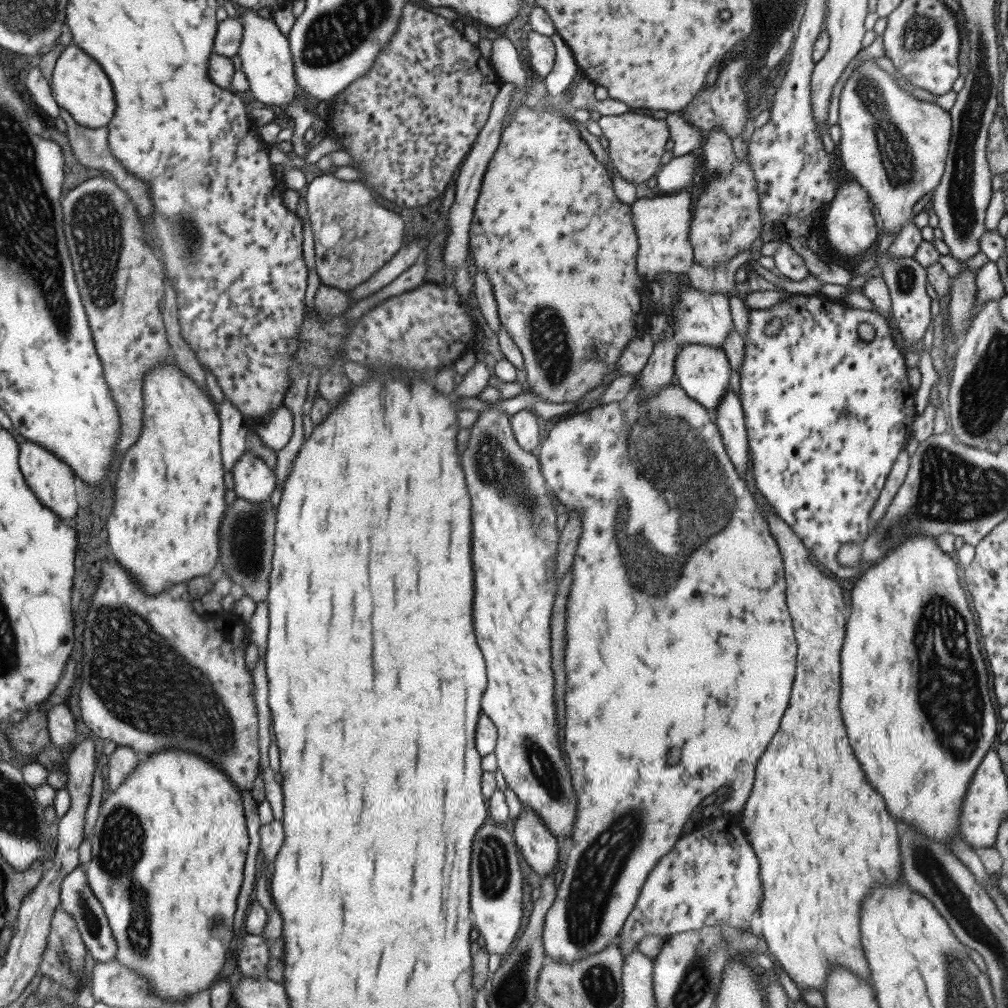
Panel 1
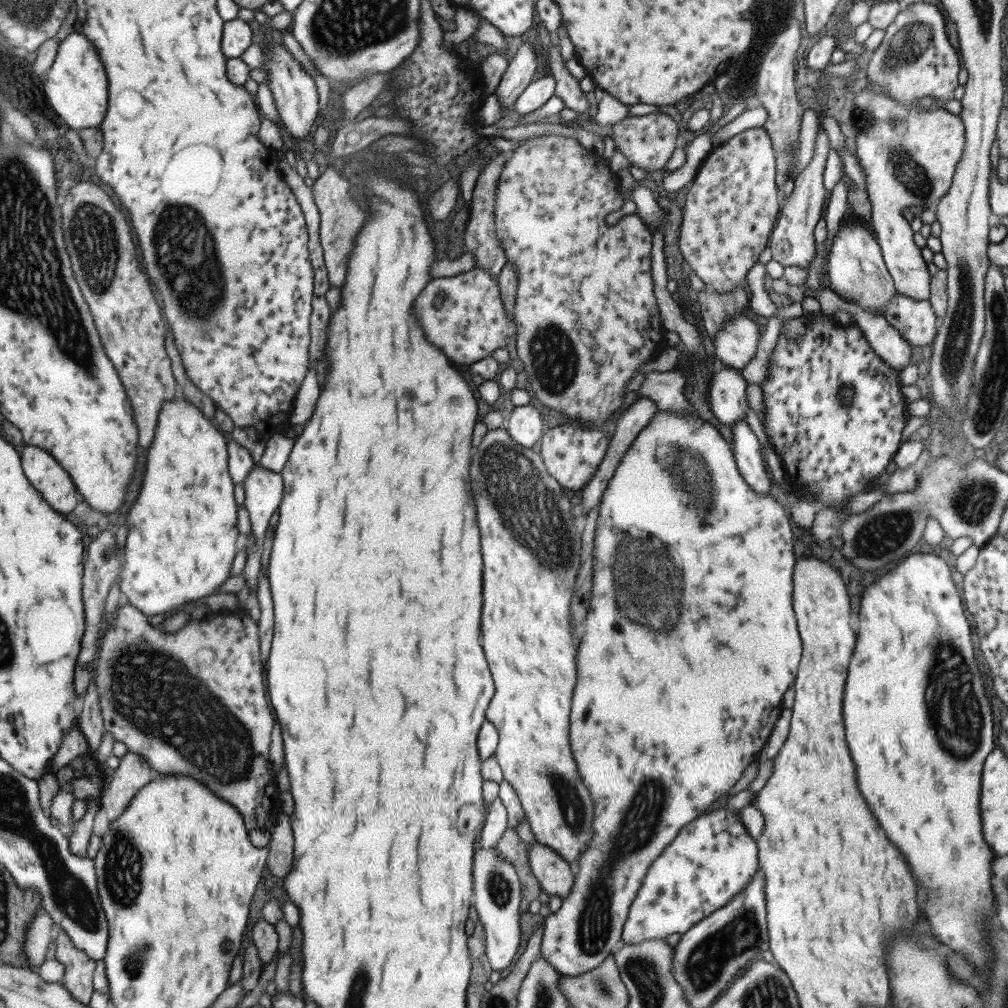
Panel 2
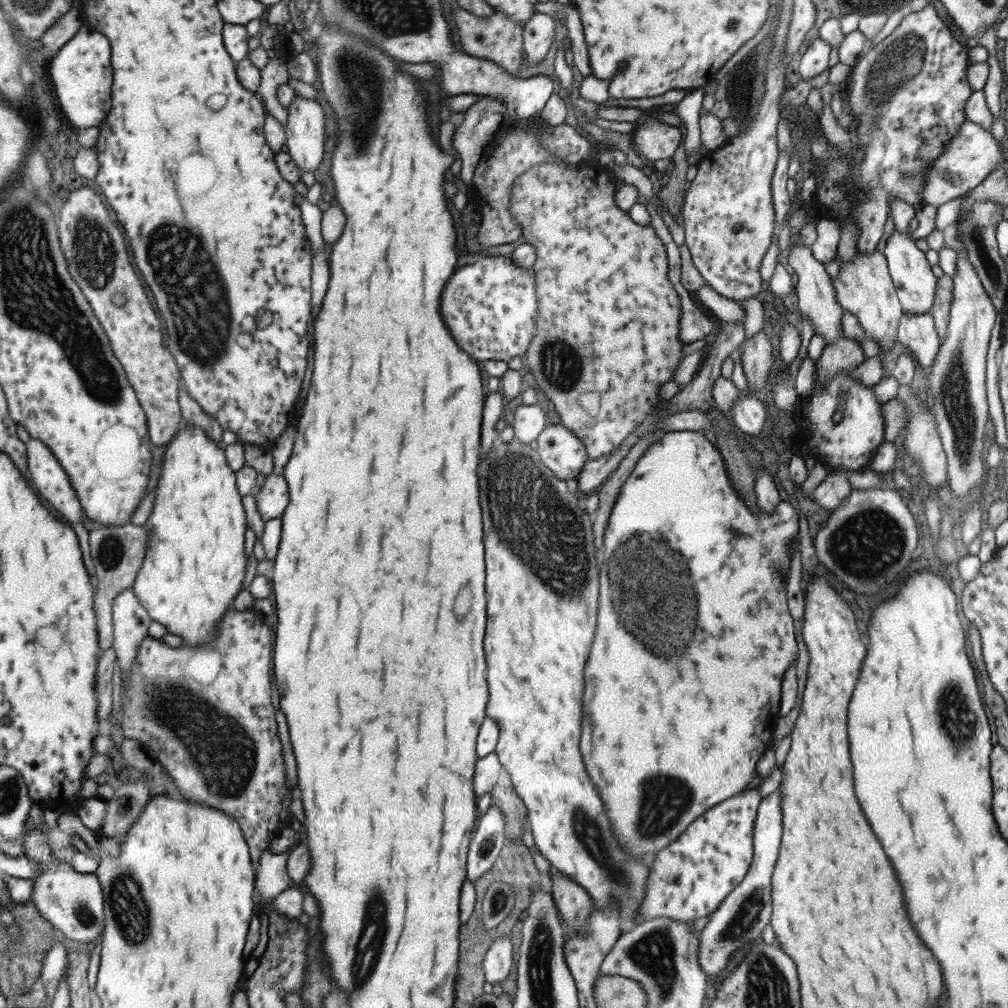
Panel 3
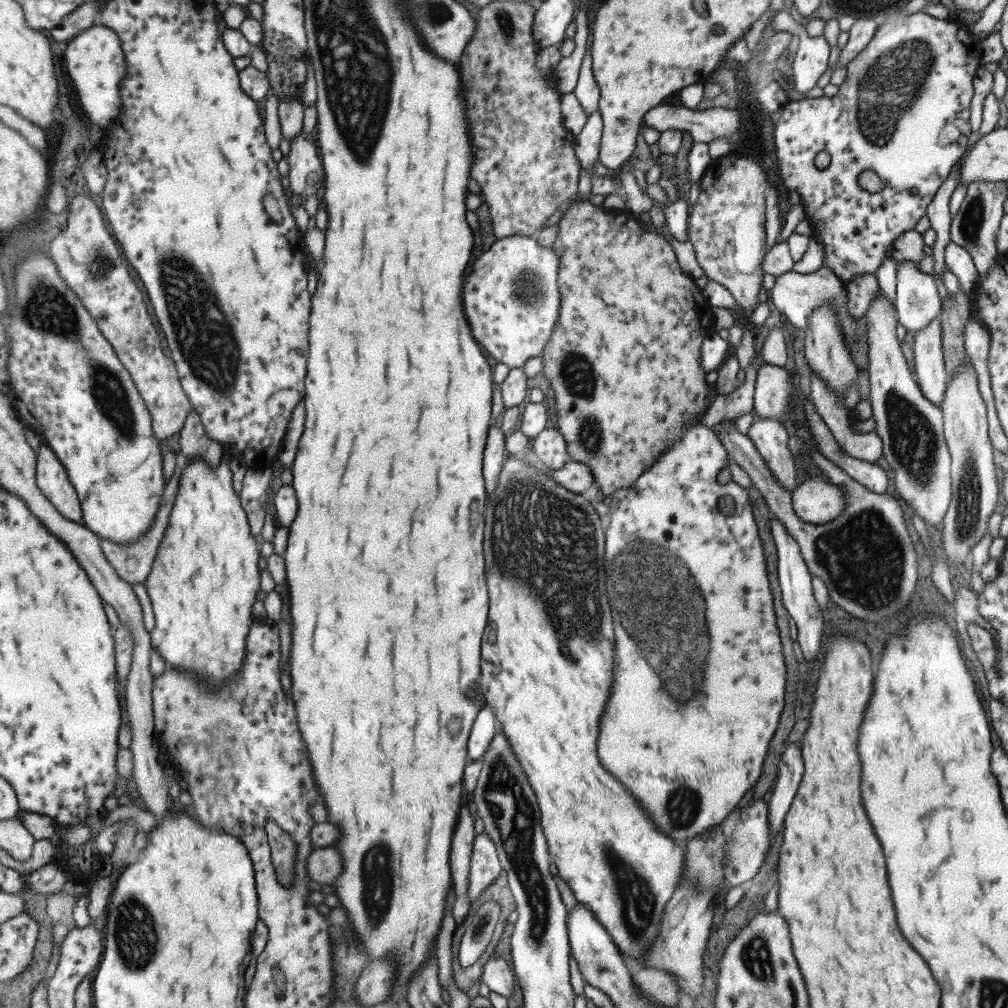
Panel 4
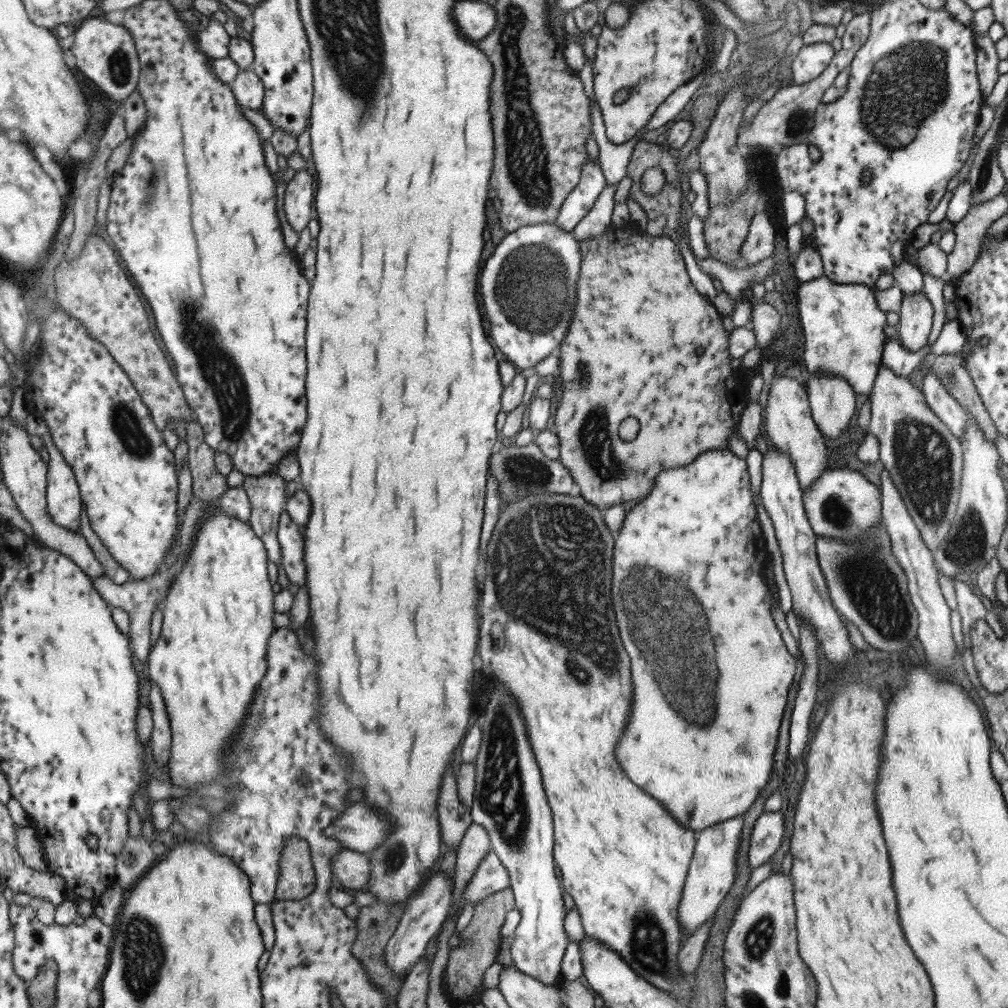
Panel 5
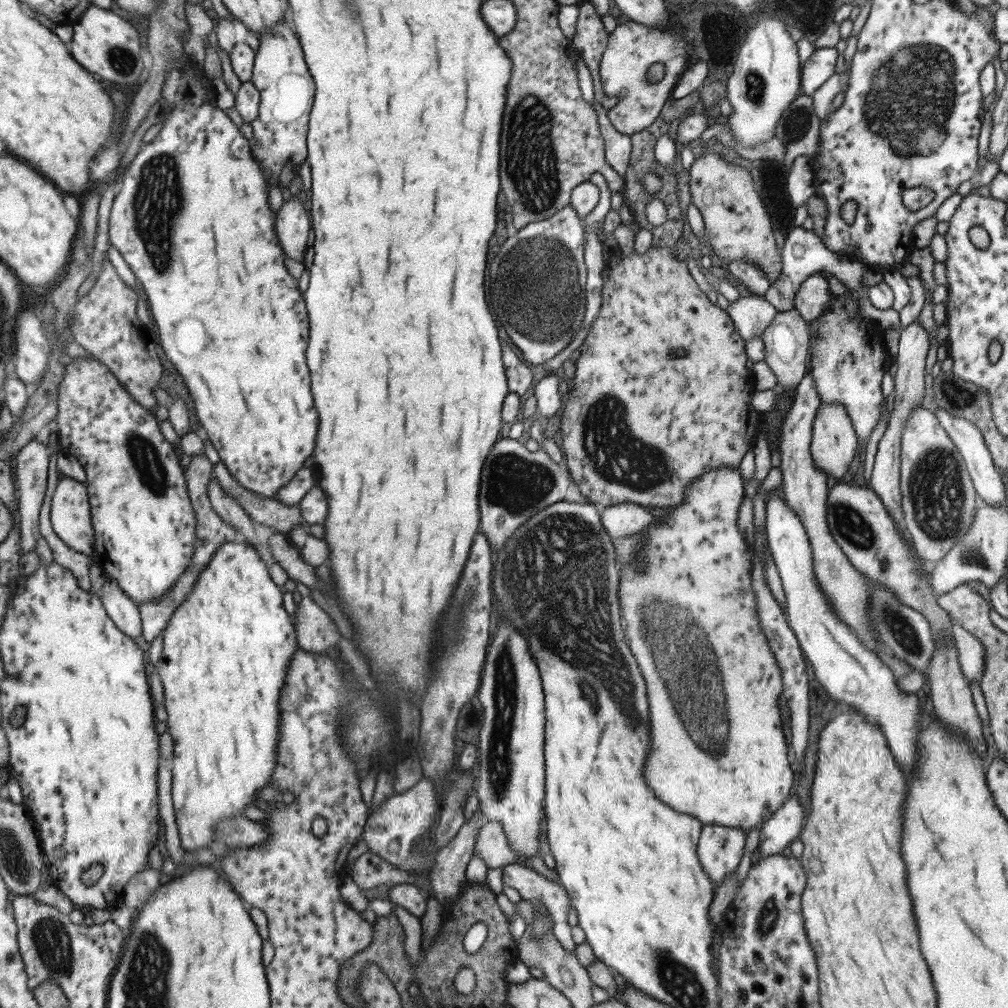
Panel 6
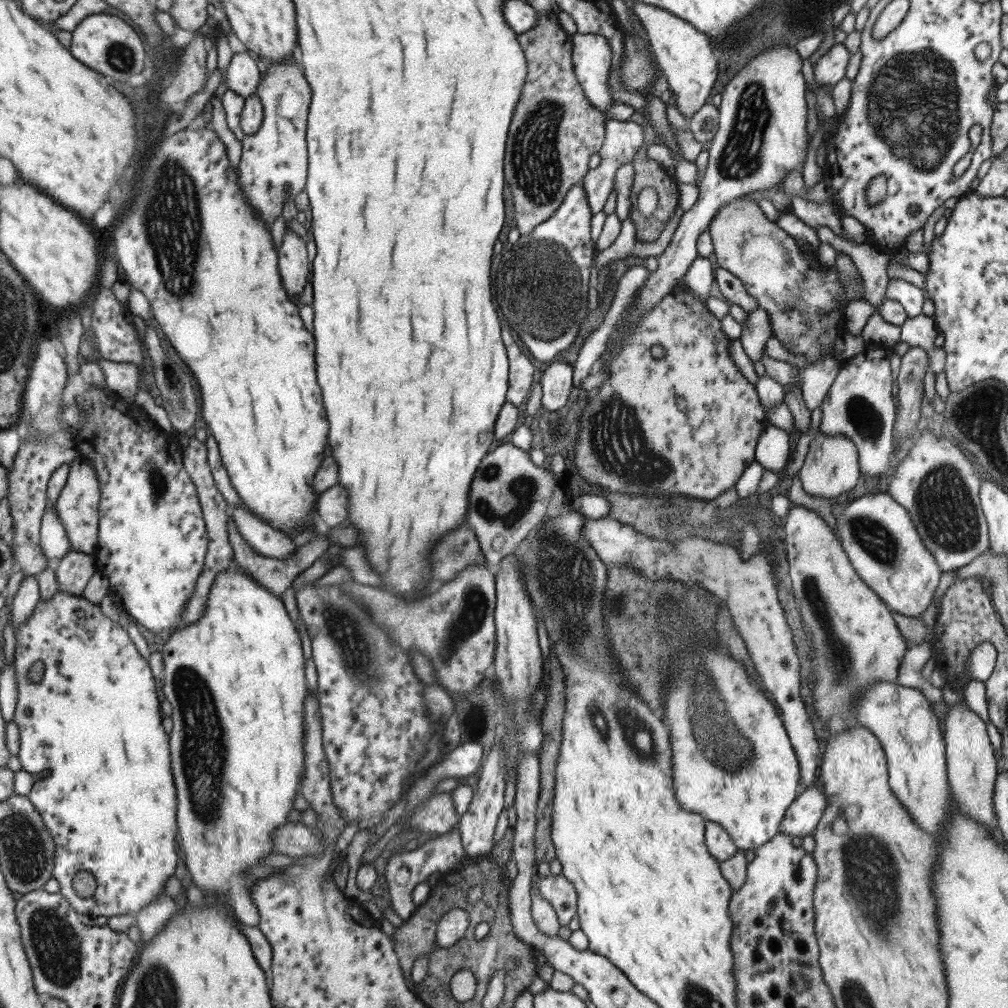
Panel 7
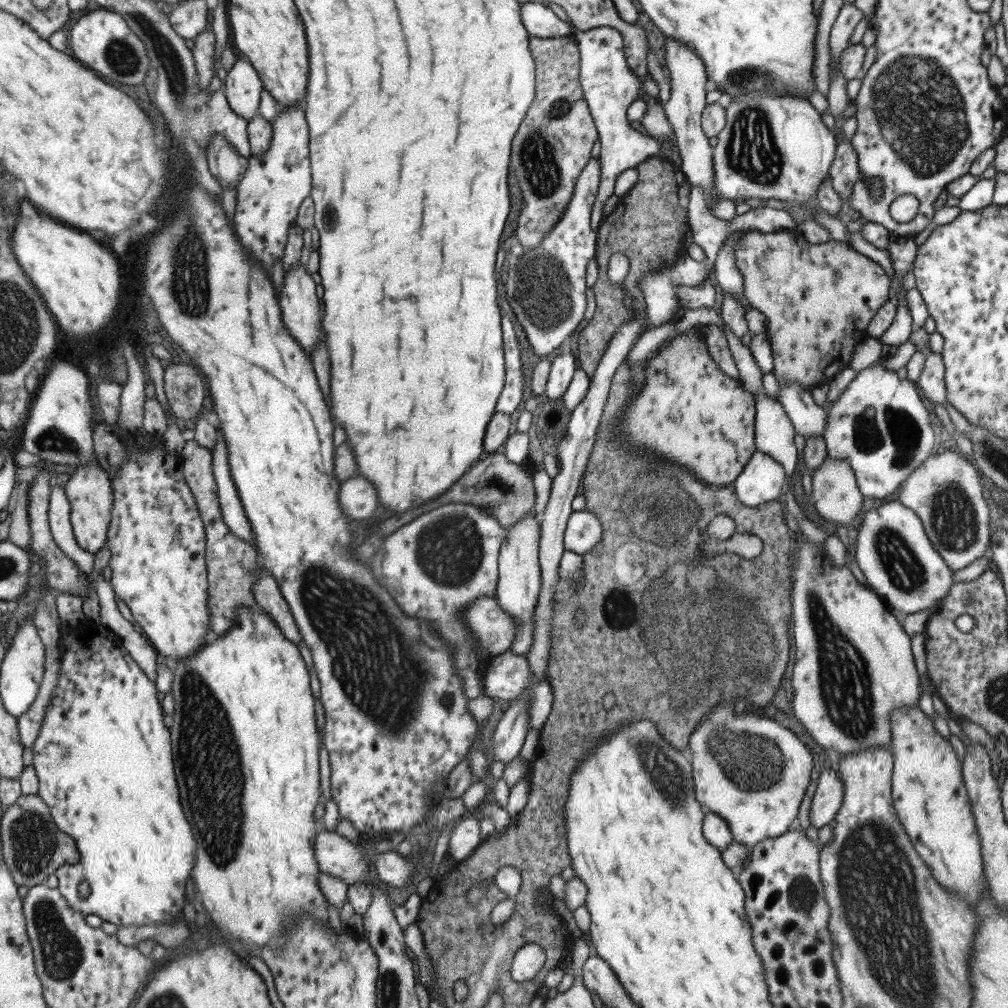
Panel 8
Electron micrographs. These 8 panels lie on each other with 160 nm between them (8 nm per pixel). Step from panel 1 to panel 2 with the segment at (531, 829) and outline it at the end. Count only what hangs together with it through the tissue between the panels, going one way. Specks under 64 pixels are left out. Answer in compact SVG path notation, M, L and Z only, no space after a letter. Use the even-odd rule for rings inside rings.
M537 841L528 846L527 855L530 871L541 890L544 890L549 896L559 896L561 900L566 894L569 894L573 884L571 864L559 858L547 846L541 846Z

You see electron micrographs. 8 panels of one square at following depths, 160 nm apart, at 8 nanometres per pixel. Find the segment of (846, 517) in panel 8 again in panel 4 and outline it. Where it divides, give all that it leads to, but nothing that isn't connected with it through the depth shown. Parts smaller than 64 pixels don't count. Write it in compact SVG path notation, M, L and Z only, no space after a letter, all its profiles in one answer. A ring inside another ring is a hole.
M829 304L819 306L813 310L813 314L806 318L804 330L804 358L809 370L815 372L815 376L825 383L838 397L844 400L843 408L851 412L855 404L860 401L857 385L857 369L853 364L848 348L842 339L843 335L838 325L838 318L833 314L833 308Z

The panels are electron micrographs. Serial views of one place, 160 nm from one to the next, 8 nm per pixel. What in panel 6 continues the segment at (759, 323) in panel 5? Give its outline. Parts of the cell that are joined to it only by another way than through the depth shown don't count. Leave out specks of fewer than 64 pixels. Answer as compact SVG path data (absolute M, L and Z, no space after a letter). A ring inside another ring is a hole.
M794 309L778 312L772 323L763 329L760 338L764 348L764 361L773 375L775 375L777 388L789 392L793 390L807 372L807 360L810 346L809 322L803 320Z

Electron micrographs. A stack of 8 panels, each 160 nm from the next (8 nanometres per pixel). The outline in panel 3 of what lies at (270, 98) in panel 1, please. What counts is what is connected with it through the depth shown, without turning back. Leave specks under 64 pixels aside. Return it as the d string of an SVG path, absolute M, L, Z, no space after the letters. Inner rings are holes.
M295 95L286 108L284 144L300 175L306 170L313 172L323 156L325 118L320 102Z

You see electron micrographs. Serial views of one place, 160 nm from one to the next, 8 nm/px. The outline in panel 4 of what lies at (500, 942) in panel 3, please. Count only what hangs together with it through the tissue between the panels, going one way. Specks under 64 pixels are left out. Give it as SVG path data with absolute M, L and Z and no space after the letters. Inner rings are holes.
M492 954L484 962L480 982L485 984L489 991L507 998L513 994L516 980L507 962L498 955Z

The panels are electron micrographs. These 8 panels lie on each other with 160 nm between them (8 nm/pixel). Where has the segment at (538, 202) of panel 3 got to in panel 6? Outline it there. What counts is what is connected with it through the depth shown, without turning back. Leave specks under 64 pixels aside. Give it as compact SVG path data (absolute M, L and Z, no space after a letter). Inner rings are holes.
M671 247L665 248L649 248L645 254L631 254L631 258L628 261L629 264L617 264L609 276L604 275L602 288L601 288L601 304L599 304L599 310L597 310L597 315L593 318L591 324L589 324L589 329L583 342L578 347L579 357L575 360L575 378L574 385L572 386L572 392L567 394L567 400L565 400L565 406L563 406L563 411L561 412L560 419L558 420L558 427L562 436L560 450L565 456L566 468L569 477L574 482L574 487L587 498L588 502L592 504L601 504L601 506L610 506L621 503L633 503L636 505L641 505L645 508L650 506L675 506L682 501L682 496L684 495L684 488L687 485L691 485L697 477L701 474L708 472L708 469L724 469L725 467L737 467L739 461L745 452L751 450L757 433L762 429L763 425L763 415L759 411L755 410L751 405L751 393L753 391L753 383L751 382L751 372L749 368L749 360L745 356L744 341L737 334L730 317L725 311L721 310L718 306L711 304L707 299L707 296L697 287L697 284L693 281L693 278L689 275L686 266L683 266L681 262L677 262L675 257L673 257L673 250Z

